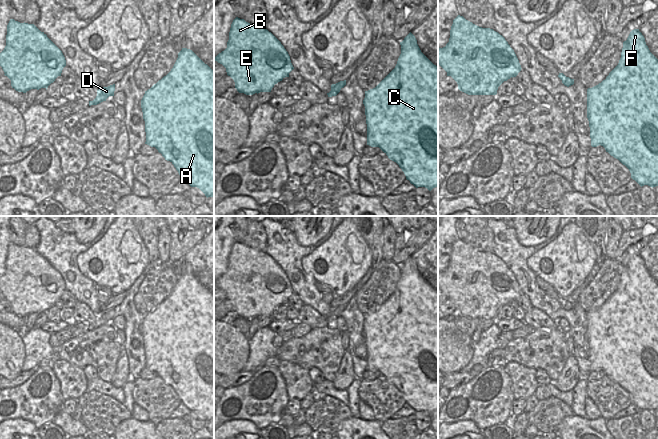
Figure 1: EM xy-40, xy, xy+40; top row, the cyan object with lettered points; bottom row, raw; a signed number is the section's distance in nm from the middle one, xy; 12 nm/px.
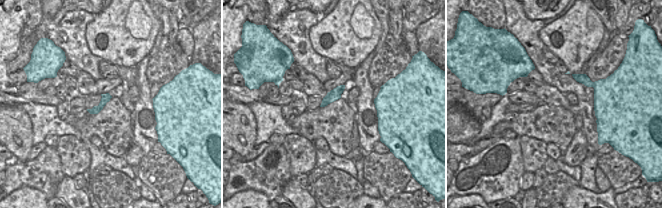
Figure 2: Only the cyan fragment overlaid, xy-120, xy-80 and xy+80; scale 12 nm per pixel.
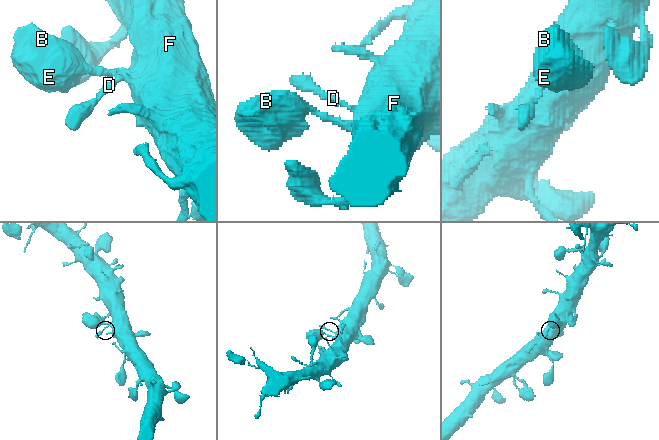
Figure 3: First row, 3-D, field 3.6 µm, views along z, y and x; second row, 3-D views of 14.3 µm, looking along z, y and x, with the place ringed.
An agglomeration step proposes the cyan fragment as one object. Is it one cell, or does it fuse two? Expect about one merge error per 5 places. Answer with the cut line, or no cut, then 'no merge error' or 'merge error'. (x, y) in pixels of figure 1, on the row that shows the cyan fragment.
no cut | no merge error

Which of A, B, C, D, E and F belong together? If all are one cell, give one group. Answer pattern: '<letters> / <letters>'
A B C D E F

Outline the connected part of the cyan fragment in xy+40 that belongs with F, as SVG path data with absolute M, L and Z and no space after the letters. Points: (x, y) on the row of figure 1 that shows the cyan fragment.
M639 29L632 30L623 42L619 63L606 79L587 89L587 118L592 147L603 146L629 169L631 178L641 187L658 186L658 59L650 52Z

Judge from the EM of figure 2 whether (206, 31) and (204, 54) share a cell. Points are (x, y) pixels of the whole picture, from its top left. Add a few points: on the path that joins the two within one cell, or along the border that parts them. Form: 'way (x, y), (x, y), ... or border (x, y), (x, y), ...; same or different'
way (206, 37), (206, 48); same

